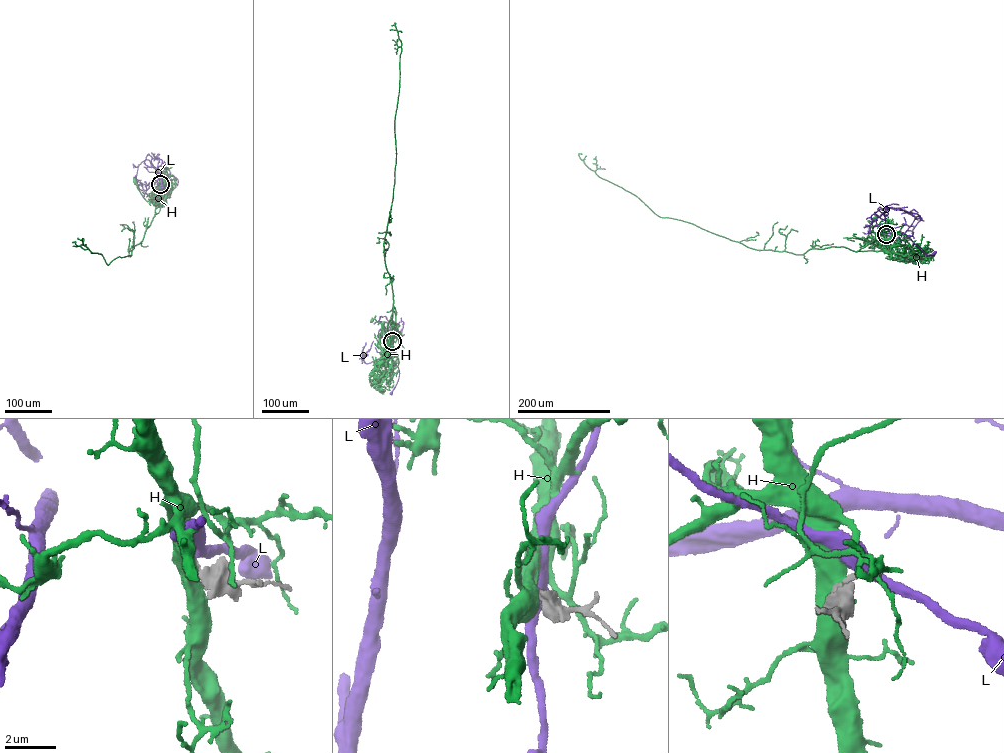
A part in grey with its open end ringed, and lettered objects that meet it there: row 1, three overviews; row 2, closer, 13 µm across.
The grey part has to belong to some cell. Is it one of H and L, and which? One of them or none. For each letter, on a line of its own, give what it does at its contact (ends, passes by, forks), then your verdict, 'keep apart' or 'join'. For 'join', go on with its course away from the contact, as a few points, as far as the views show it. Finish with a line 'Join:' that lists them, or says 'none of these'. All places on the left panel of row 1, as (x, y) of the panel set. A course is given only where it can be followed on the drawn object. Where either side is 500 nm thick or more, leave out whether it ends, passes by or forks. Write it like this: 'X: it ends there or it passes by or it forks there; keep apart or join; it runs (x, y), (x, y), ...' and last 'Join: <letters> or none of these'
H: keep apart
L: it passes by; keep apart
Join: none of these

